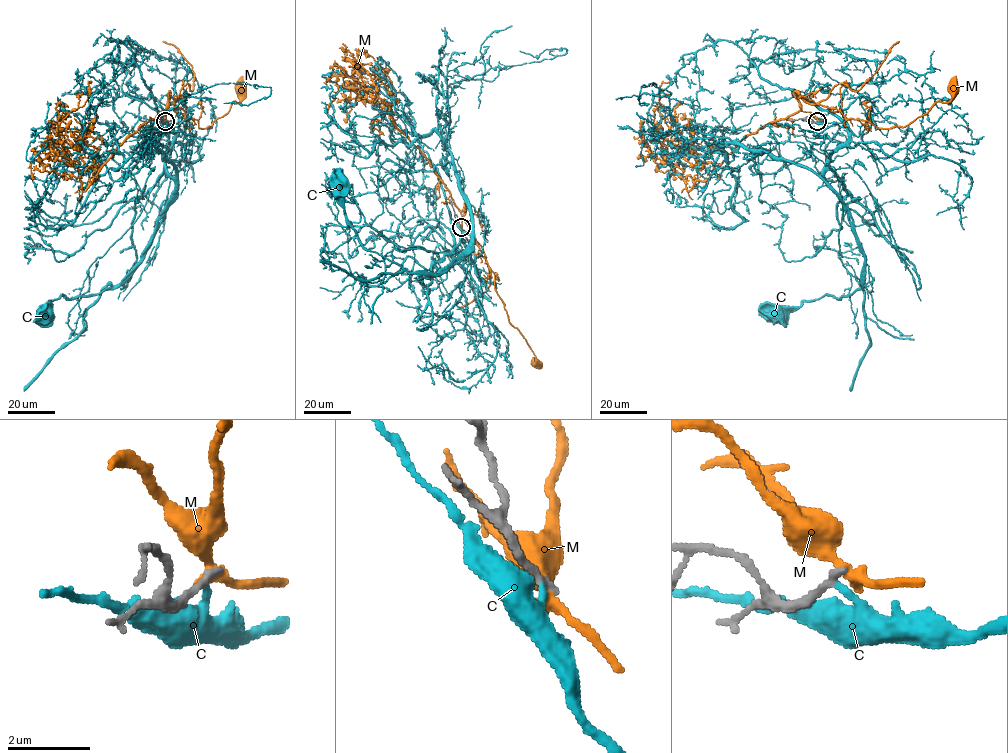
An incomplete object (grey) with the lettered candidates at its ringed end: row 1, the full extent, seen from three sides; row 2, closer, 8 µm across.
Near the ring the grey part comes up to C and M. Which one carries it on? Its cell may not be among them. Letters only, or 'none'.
C

